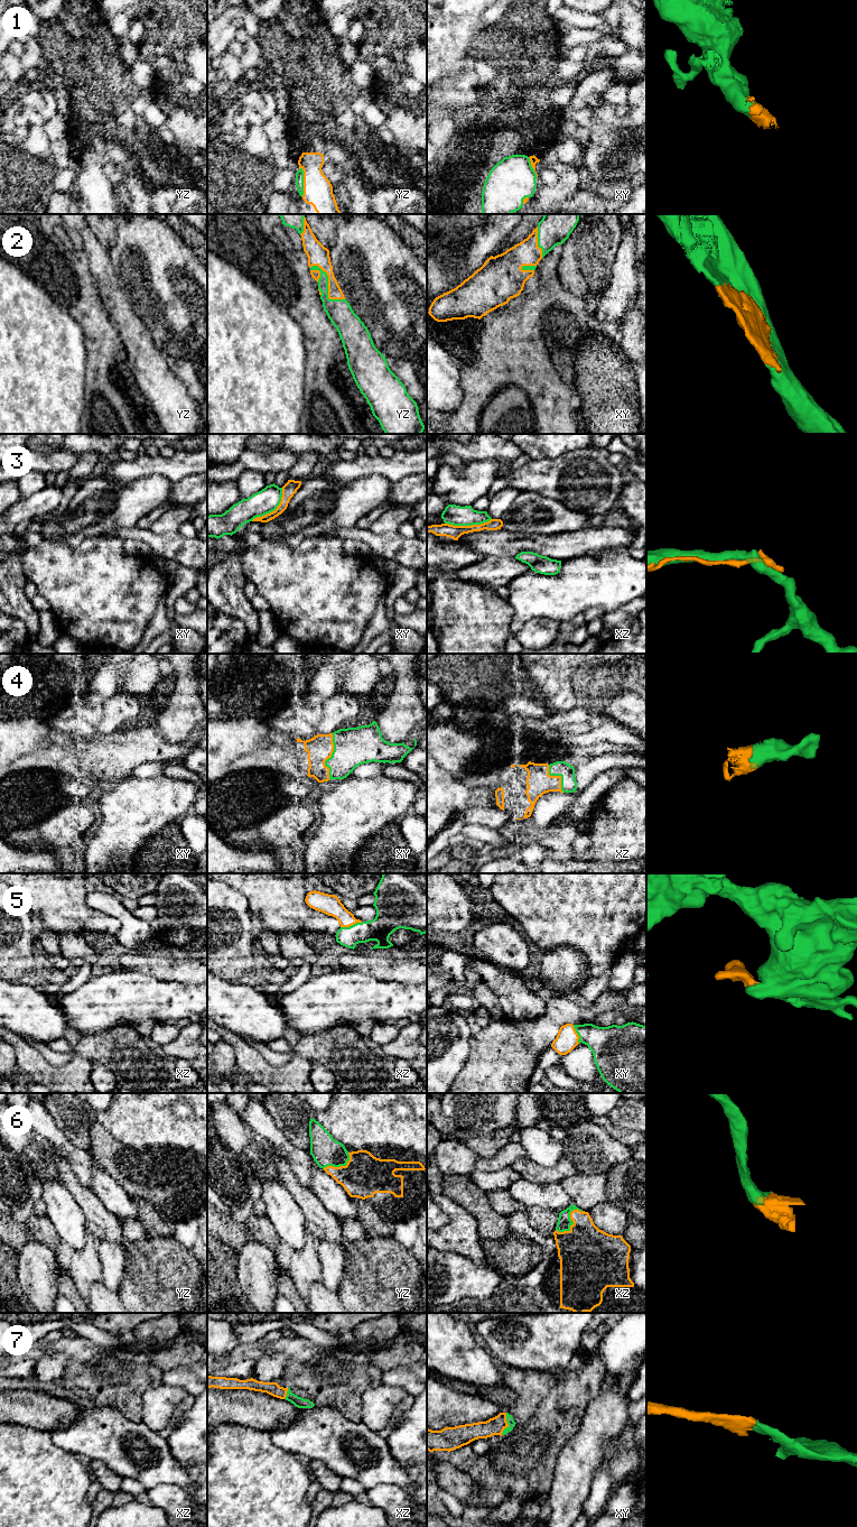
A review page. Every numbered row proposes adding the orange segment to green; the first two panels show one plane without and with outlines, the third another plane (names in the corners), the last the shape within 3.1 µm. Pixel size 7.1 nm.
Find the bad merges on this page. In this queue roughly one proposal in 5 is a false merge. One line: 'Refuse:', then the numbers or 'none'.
Refuse: 3

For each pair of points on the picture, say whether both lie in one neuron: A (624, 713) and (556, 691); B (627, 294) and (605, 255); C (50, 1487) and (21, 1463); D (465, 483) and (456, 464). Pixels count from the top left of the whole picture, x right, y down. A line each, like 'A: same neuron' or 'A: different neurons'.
A: same neuron
B: different neurons
C: same neuron
D: different neurons

